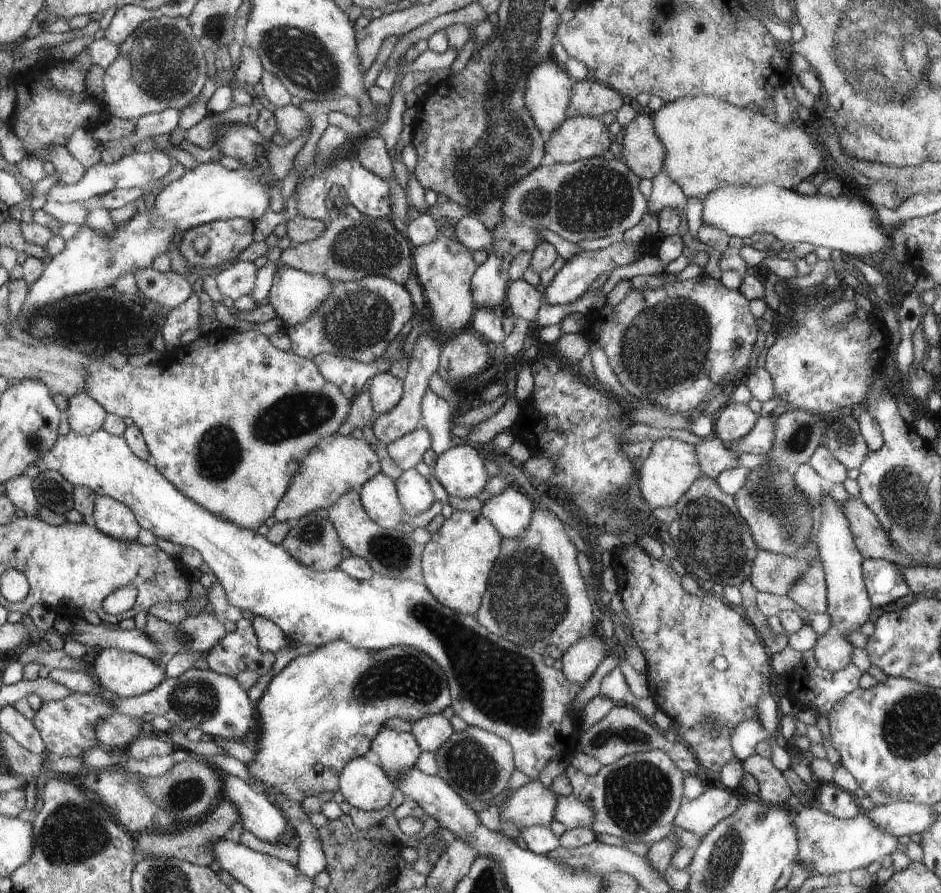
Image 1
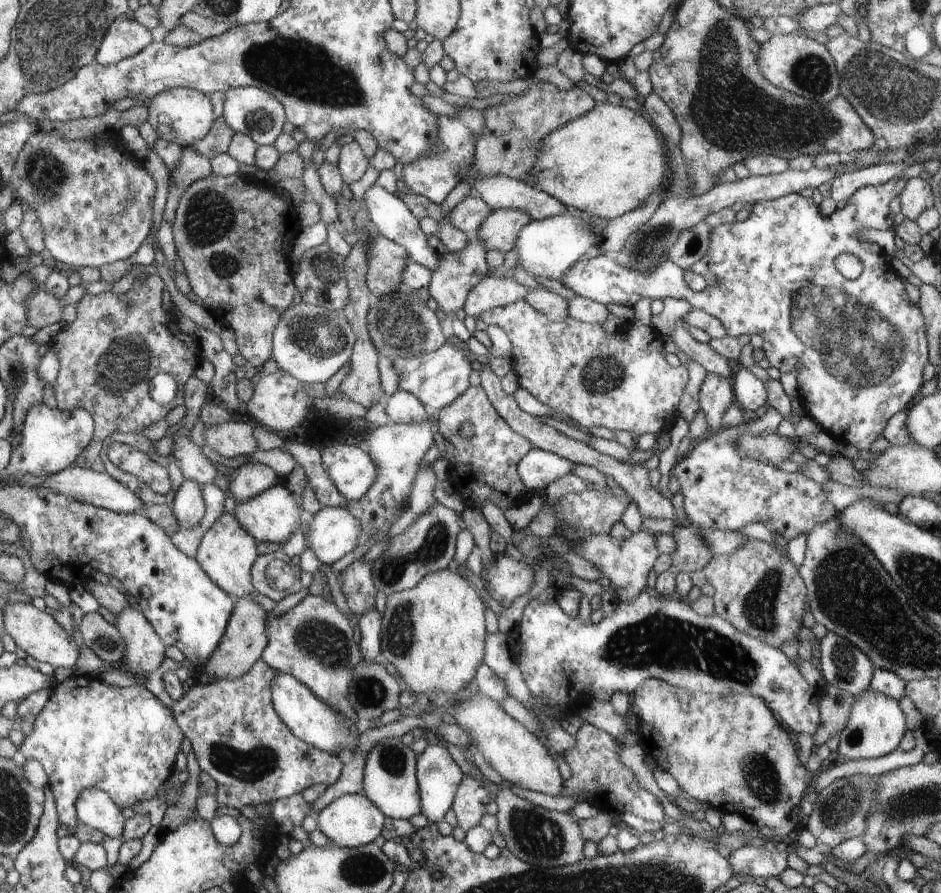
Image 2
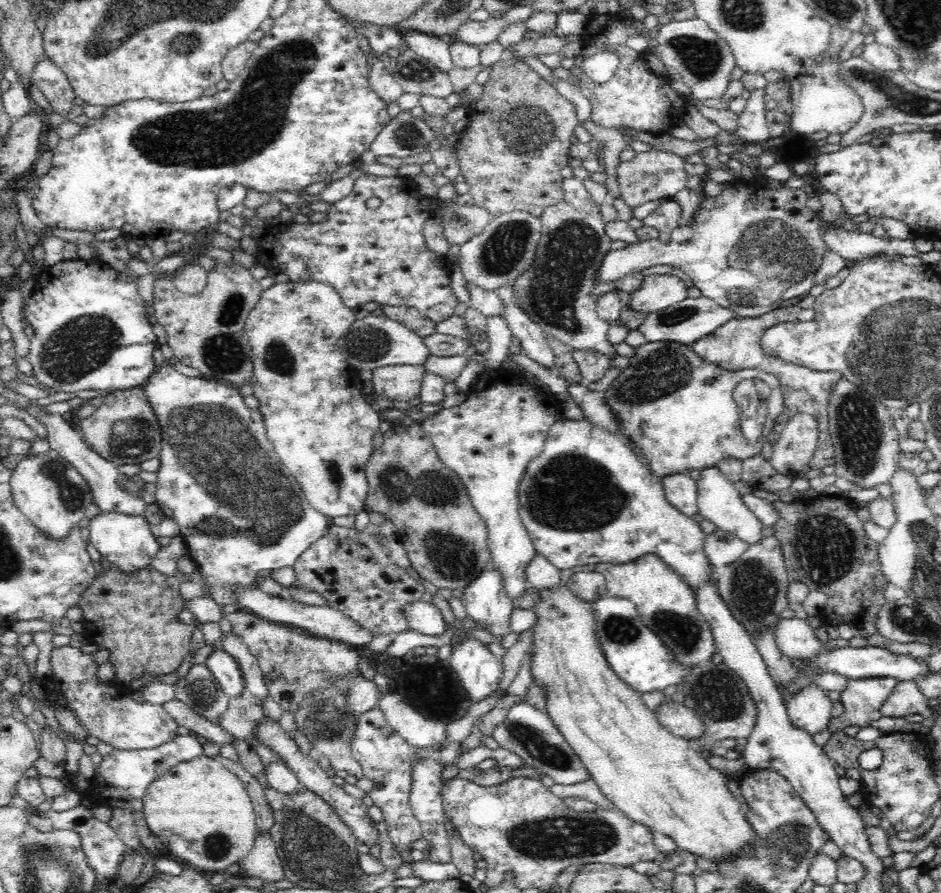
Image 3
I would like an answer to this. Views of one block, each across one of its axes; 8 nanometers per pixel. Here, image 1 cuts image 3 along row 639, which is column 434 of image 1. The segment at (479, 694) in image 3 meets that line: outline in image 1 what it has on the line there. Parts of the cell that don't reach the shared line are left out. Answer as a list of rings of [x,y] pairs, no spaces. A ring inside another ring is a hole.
[[[460,442],[438,457],[432,474],[450,497],[470,499],[484,492],[488,472],[476,448]]]

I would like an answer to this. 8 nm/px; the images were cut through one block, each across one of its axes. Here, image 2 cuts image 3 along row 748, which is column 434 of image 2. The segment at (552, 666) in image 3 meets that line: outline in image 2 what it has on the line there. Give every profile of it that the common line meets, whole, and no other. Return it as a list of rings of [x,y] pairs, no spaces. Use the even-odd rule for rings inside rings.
[[[449,569],[427,574],[414,588],[390,595],[381,618],[381,660],[393,673],[407,684],[416,695],[426,693],[454,694],[473,685],[477,669],[482,665],[486,626],[484,604],[476,590]]]

